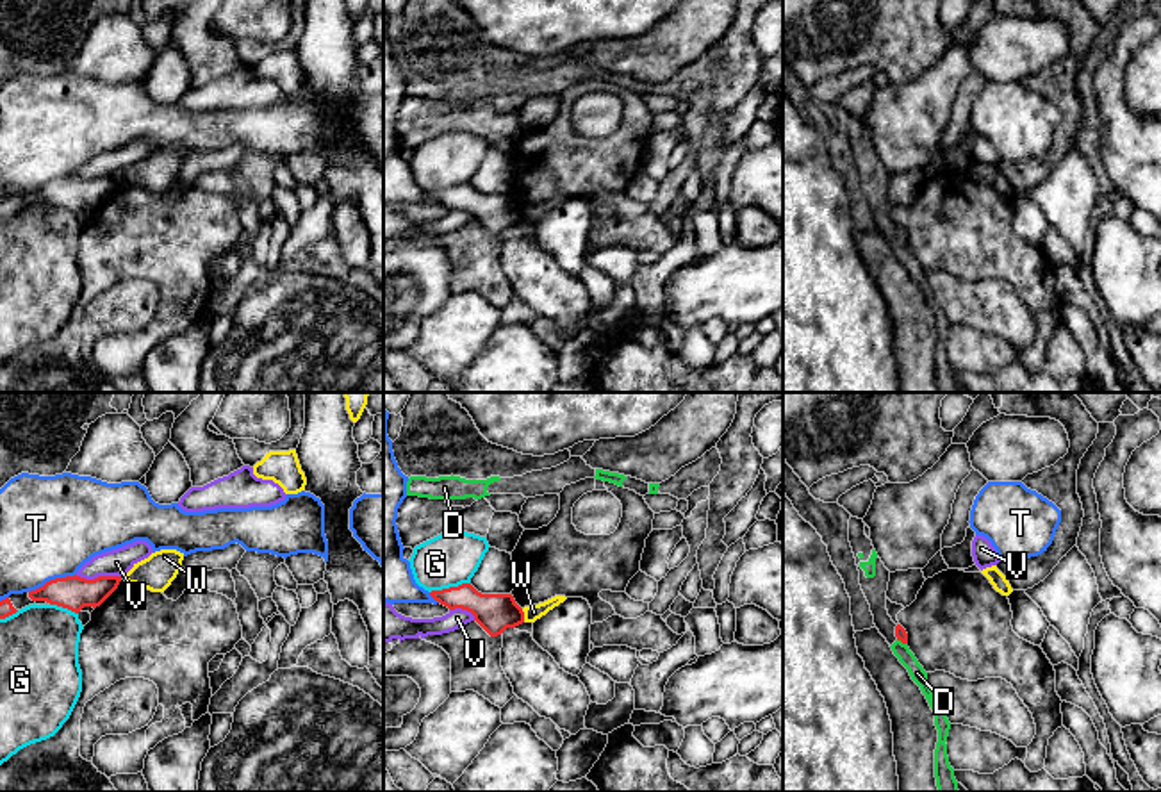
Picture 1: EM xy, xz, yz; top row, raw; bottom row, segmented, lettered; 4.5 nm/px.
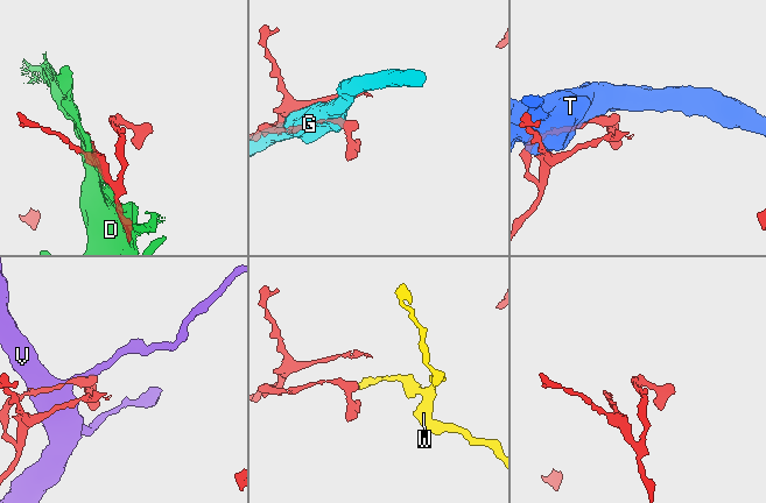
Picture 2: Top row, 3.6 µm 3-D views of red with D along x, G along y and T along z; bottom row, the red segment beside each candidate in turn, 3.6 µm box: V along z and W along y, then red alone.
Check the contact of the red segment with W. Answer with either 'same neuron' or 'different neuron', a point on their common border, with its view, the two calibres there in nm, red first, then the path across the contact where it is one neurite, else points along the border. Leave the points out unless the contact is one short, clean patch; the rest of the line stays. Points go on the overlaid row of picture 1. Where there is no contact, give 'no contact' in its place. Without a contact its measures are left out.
different neuron | xz (523, 616) | 180/70 nm | along xz (521, 609), (525, 621)

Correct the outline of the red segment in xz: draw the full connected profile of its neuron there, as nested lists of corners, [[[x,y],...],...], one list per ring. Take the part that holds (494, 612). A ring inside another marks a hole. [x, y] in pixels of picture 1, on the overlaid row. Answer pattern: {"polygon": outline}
{"polygon": [[[471,583],[432,590],[430,596],[449,610],[462,608],[490,635],[524,623],[524,612],[512,594],[482,594]]]}

